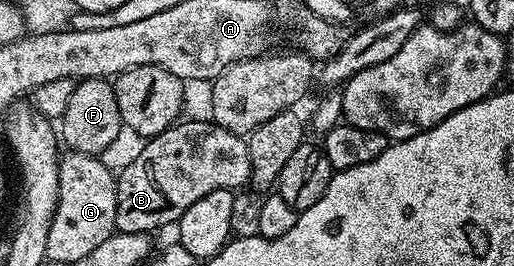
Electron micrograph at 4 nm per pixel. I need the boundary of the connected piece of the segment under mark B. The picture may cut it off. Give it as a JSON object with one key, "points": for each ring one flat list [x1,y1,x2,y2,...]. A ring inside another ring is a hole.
{"points":[[180,120,171,126,165,132,161,132,155,138,148,138,142,143,143,147,139,150,139,155,124,168,118,171,115,187,117,188,117,216,115,217,115,228,121,234,146,234,150,235,151,230,159,230,162,226,178,223,179,217,185,212,185,208,189,208,193,204,197,204,197,200,201,200,201,196,209,196,209,192,217,192,218,190,238,191,240,188,246,187,251,181,251,164,249,156,249,148,247,147,247,138,241,134,234,134,225,128,221,128,213,120,207,122,186,122]]}

